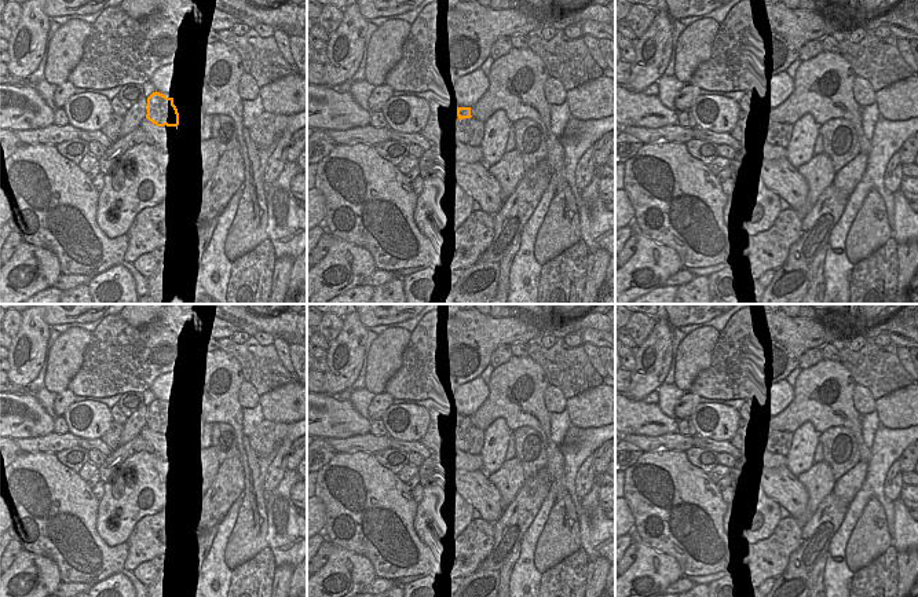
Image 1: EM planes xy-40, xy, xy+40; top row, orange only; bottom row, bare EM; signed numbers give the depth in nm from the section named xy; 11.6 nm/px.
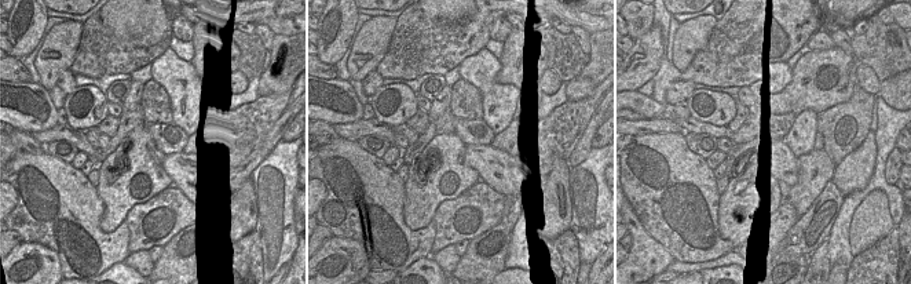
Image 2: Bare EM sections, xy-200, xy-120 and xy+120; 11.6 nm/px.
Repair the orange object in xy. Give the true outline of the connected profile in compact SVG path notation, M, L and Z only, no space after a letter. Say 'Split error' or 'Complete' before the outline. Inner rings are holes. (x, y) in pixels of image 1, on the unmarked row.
Split error. M457 415L457 425L461 429L461 453L479 455L484 443L484 432L471 424L471 415Z

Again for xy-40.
Split error. M153 400L147 406L146 426L156 432L165 443L175 443L179 433L179 421L173 413L173 406L167 406L160 400Z

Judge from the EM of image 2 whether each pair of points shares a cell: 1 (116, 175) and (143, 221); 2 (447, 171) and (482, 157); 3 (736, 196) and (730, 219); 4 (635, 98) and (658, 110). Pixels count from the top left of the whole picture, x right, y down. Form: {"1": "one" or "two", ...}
{"1": "two", "2": "two", "3": "one", "4": "one"}

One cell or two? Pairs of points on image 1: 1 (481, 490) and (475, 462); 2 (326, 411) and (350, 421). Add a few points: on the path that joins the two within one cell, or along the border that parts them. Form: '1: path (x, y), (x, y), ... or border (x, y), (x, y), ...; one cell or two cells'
1: path (475, 483), (472, 469); one cell
2: path (332, 417), (344, 421); one cell

